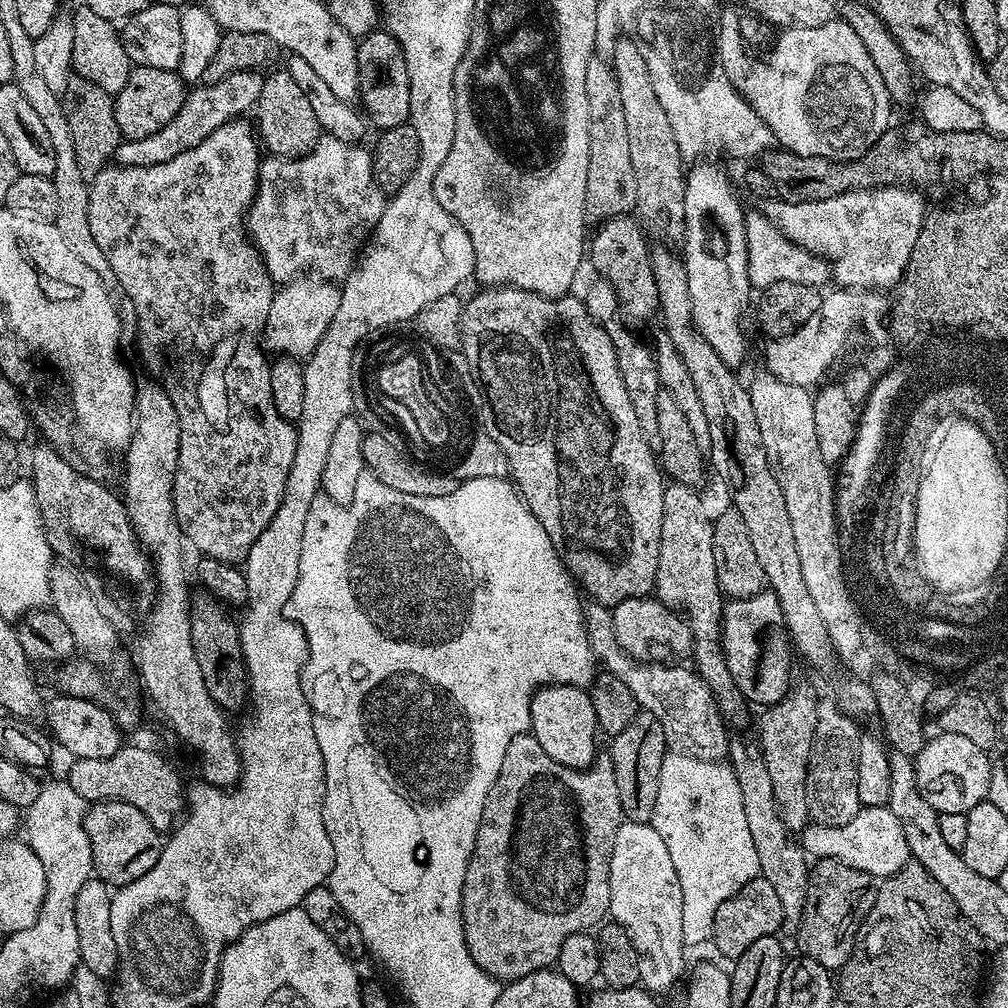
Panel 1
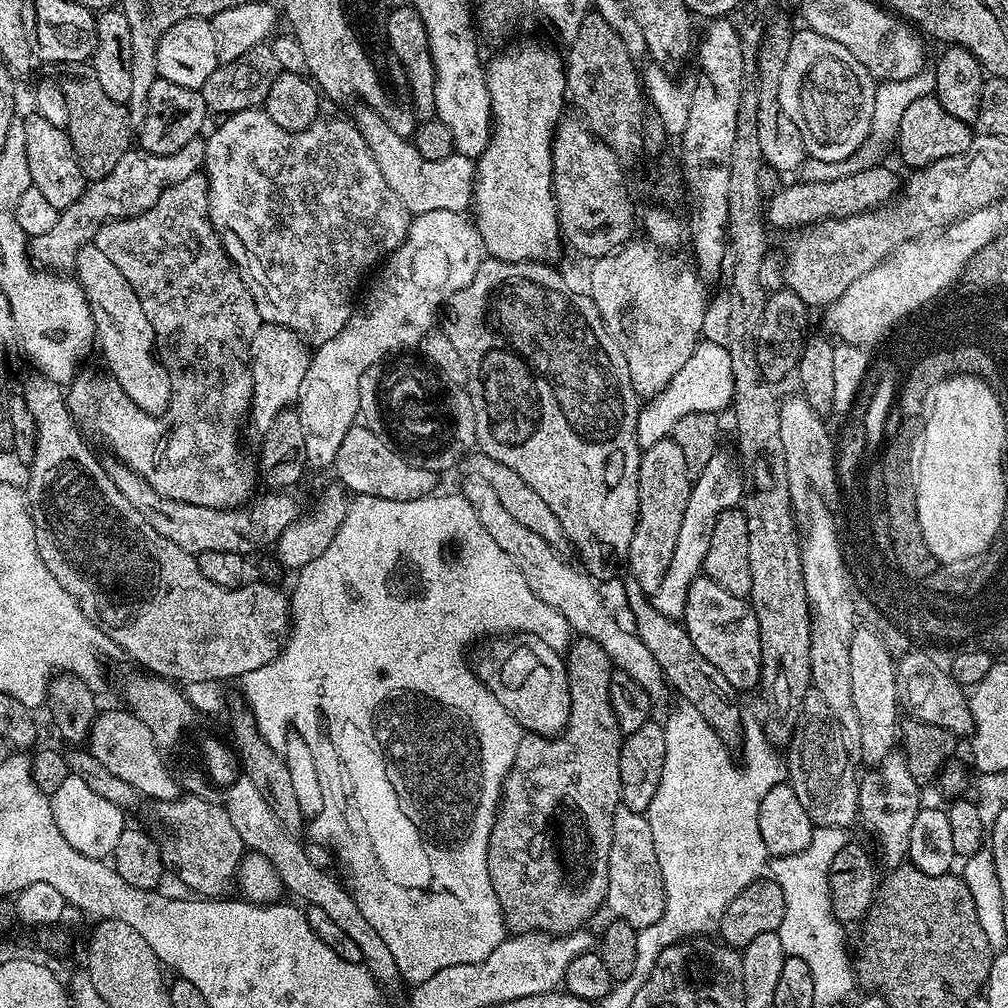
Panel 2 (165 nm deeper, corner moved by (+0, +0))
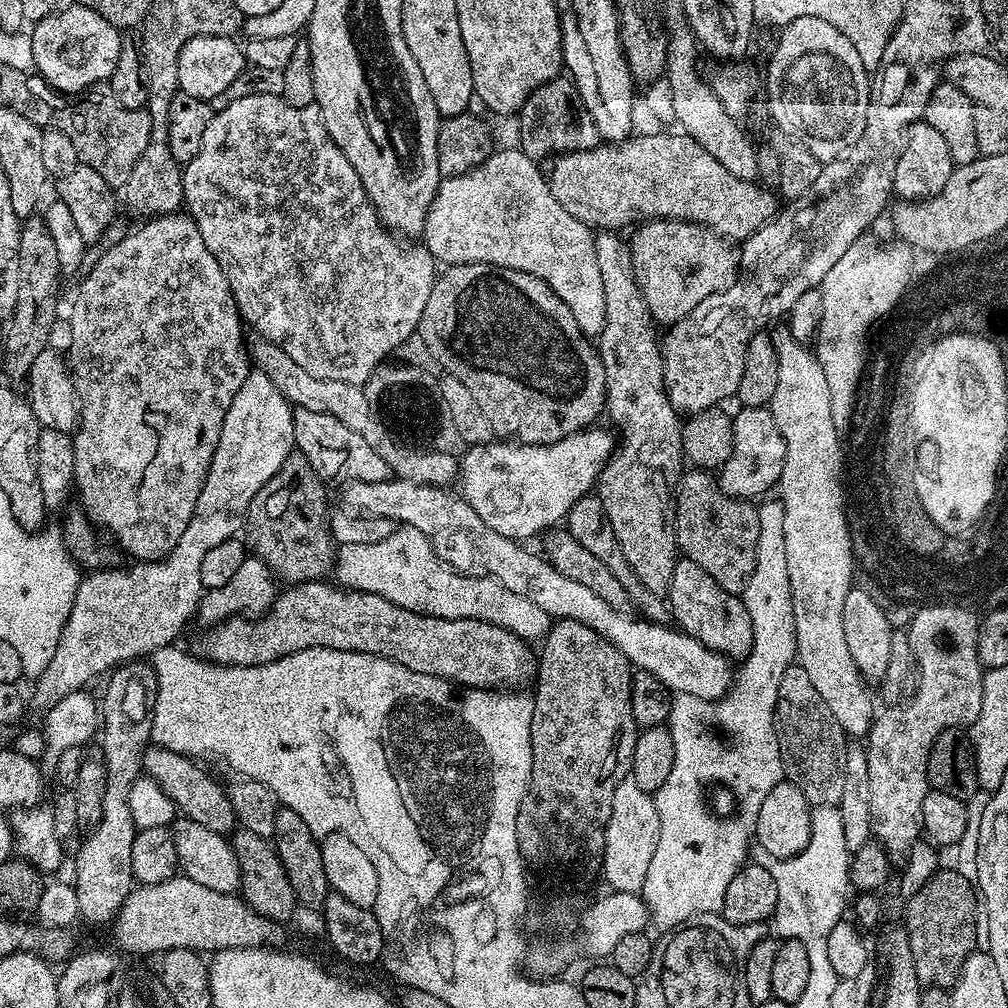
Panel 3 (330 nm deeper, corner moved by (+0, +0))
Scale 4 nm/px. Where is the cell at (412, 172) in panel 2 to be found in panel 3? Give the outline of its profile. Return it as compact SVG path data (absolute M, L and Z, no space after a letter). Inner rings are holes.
M519 147L493 151L486 162L466 174L441 179L436 187L436 197L424 223L423 247L441 265L492 264L495 268L509 268L530 274L546 282L570 306L579 318L581 332L592 338L597 335L598 325L604 315L604 287L602 274L598 274L596 241L593 229L587 228L574 214L562 210L558 198L550 194L545 173L541 165L531 160Z

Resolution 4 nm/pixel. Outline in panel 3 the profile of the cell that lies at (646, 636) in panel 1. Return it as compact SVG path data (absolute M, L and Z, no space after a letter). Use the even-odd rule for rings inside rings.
M771 407L739 409L740 413L732 416L734 426L734 450L730 458L719 469L720 489L741 500L751 501L759 492L768 492L777 487L782 474L782 466L786 462L786 442L778 430L778 422L774 422Z

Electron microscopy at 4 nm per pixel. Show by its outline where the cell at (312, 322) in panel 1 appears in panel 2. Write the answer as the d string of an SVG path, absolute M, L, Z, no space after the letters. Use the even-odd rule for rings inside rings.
M261 323L258 334L254 334L248 351L252 366L252 407L250 424L263 434L286 409L293 407L299 398L299 387L306 375L310 352L297 332L291 332L280 324Z

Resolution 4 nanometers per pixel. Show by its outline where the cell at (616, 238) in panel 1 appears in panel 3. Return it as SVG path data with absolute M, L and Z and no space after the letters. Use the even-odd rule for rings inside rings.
M561 74L554 77L550 82L534 89L526 98L526 102L520 107L518 121L520 120L520 141L518 147L521 152L526 153L531 160L543 161L543 156L547 158L555 157L557 154L566 152L585 152L597 147L601 143L598 130L594 126L594 118L585 110L584 104L580 101L580 96L576 93L576 86L567 75Z

